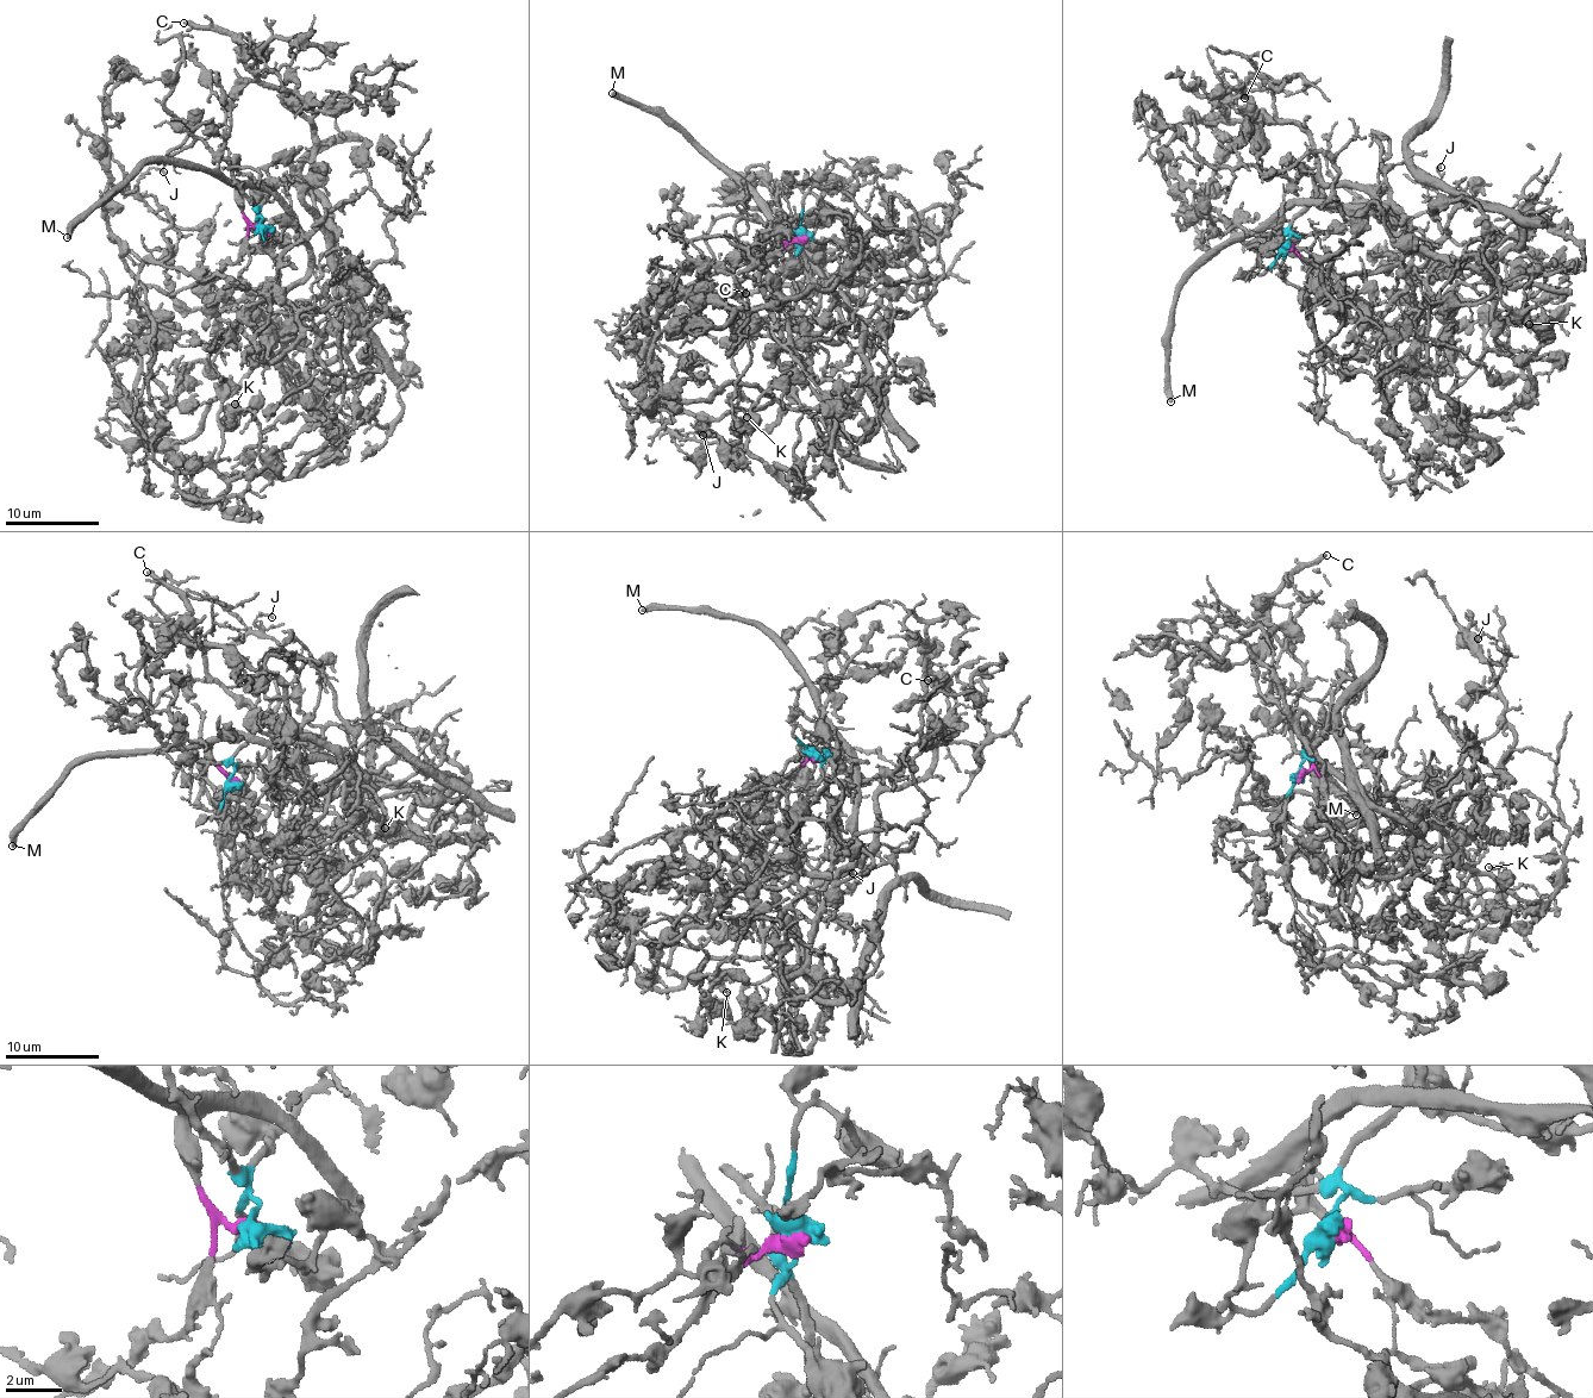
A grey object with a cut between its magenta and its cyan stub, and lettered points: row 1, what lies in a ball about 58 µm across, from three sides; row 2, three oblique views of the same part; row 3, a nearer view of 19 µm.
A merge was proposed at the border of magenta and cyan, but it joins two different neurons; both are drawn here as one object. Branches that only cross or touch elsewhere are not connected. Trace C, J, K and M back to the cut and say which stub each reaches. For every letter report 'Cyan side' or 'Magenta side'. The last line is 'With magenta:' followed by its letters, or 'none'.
C: Cyan side
J: Cyan side
K: Cyan side
M: Magenta side
With magenta: M

